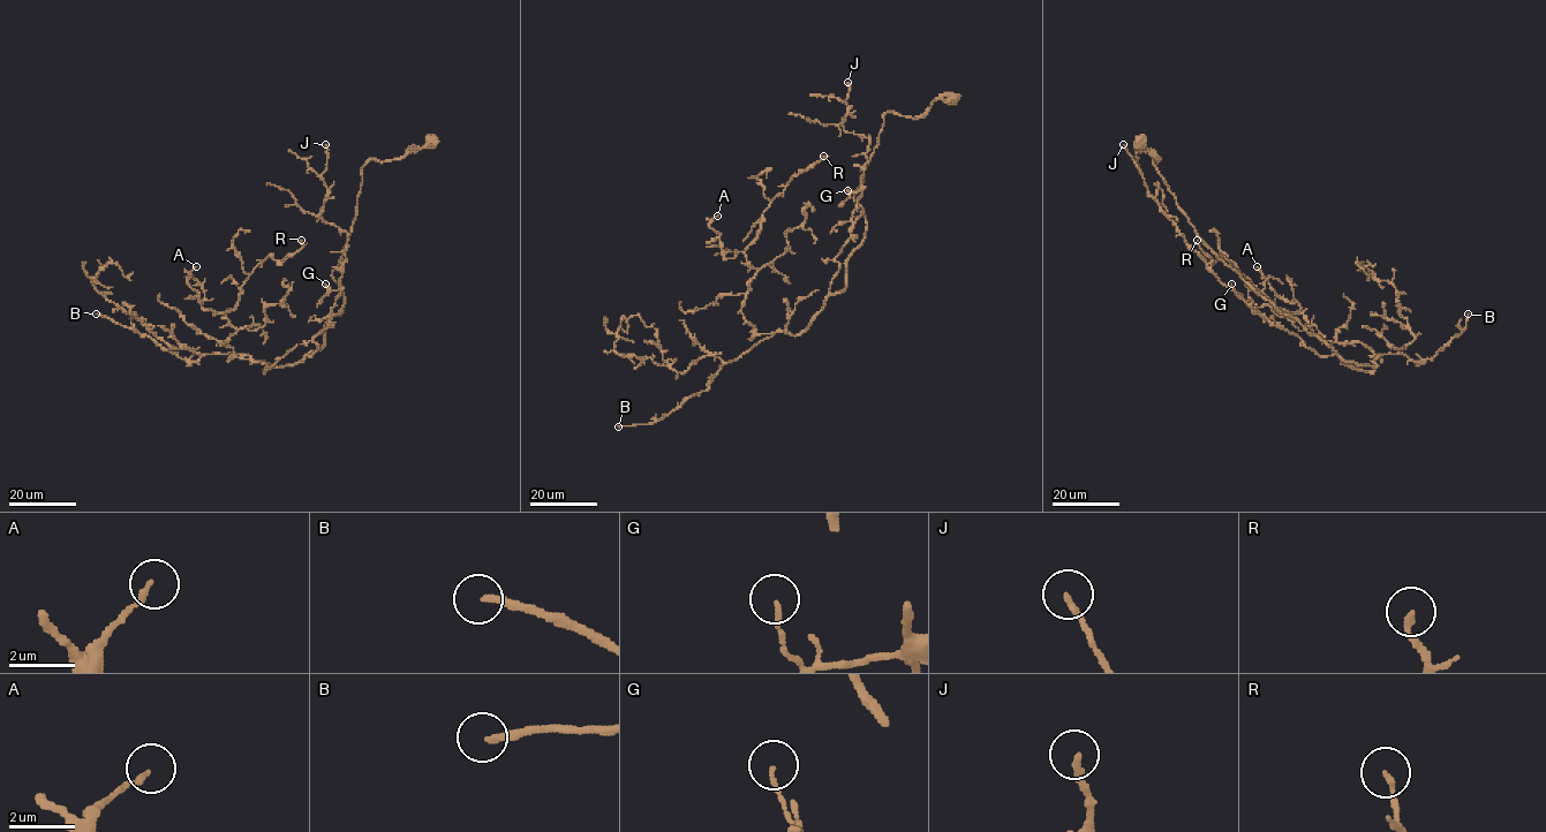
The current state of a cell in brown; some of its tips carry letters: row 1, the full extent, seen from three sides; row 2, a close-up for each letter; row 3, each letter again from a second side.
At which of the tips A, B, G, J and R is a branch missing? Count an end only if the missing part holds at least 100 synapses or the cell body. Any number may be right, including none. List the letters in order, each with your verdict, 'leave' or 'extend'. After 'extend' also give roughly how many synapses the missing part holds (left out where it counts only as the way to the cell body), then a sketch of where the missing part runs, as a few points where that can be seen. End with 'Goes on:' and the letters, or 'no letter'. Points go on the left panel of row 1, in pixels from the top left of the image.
A: leave
B: extend; about 110 synapses
G: leave
J: leave
R: leave
Goes on: B

